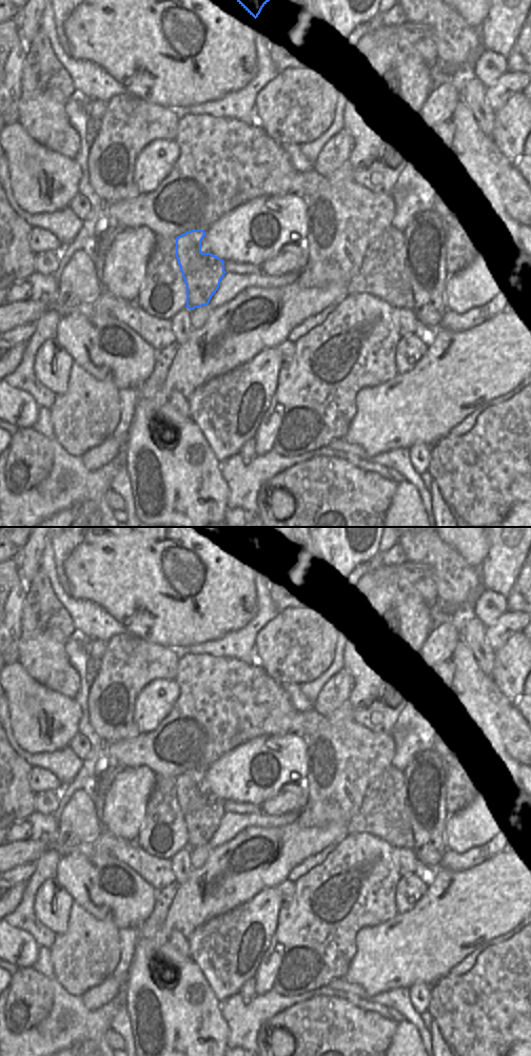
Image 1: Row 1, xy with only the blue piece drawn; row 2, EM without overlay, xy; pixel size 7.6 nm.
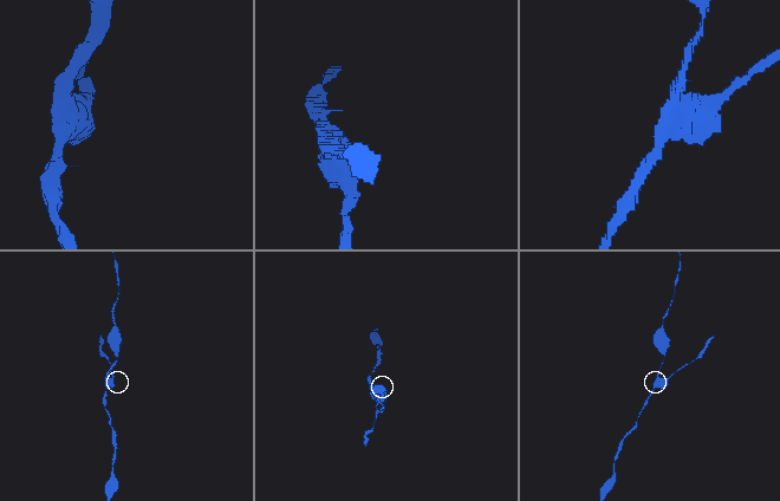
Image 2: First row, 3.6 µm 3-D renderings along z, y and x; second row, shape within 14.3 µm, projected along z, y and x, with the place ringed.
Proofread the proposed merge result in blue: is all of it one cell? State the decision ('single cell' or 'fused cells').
fused cells

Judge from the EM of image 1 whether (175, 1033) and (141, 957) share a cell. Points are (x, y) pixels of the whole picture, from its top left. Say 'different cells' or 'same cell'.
same cell

